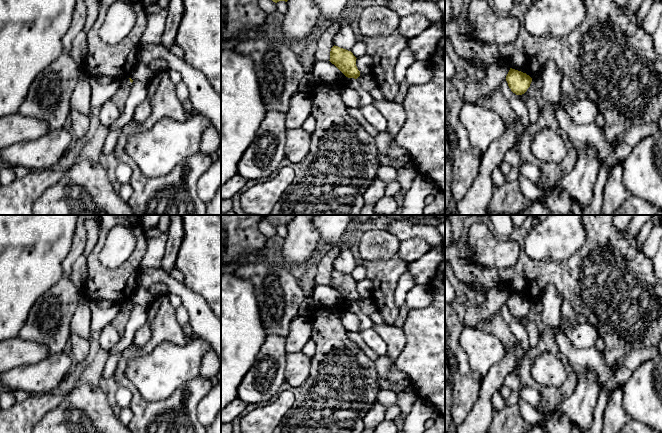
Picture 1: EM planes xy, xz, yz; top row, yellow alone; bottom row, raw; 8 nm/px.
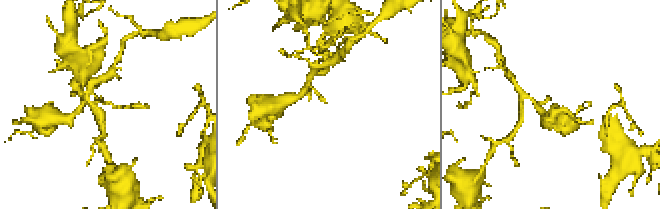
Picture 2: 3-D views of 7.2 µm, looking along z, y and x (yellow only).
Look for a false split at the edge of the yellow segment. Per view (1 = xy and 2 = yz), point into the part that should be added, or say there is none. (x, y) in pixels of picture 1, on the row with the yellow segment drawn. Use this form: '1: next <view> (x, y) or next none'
1: next none
2: next none

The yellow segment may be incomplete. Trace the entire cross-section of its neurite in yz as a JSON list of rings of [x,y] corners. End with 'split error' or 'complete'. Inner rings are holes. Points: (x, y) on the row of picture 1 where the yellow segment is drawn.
[[[510,68],[506,76],[506,81],[513,93],[522,95],[530,87],[532,78],[526,73]]]; complete

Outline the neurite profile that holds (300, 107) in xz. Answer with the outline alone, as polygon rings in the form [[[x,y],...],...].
[[[297,92],[290,100],[286,112],[285,127],[288,129],[301,128],[304,121],[311,115],[312,105],[310,95]]]

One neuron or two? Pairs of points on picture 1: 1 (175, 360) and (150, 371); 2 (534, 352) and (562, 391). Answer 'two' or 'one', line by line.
1: one
2: one

